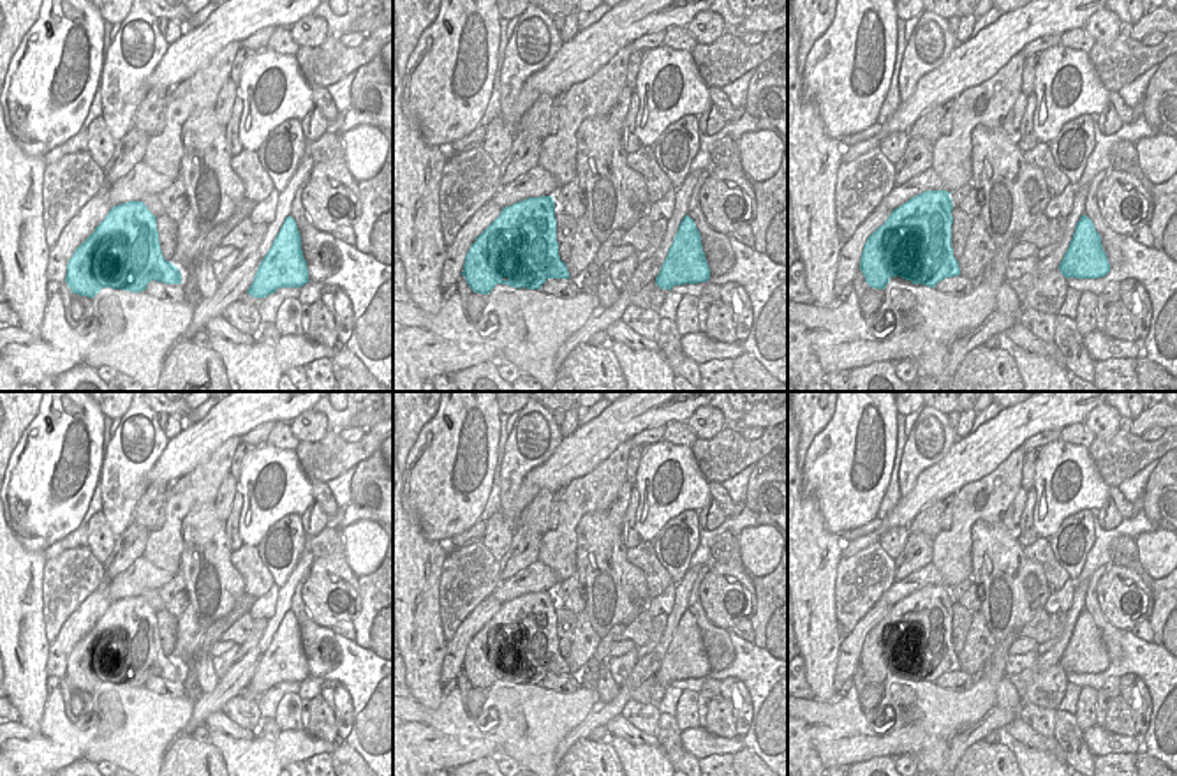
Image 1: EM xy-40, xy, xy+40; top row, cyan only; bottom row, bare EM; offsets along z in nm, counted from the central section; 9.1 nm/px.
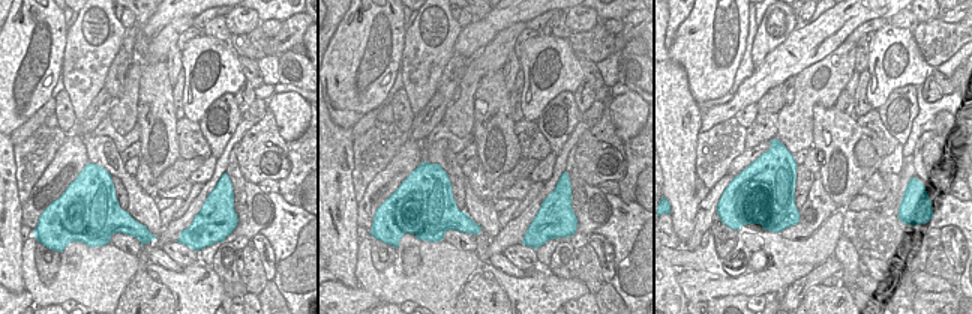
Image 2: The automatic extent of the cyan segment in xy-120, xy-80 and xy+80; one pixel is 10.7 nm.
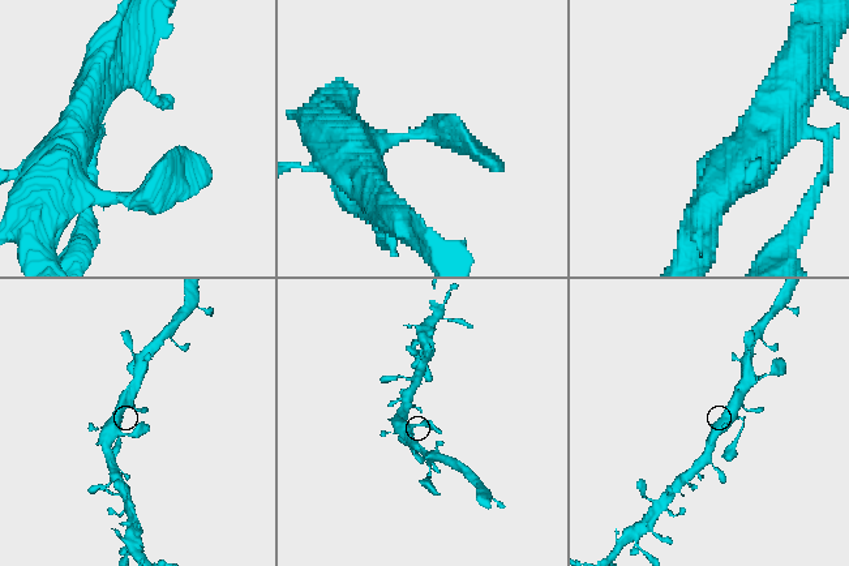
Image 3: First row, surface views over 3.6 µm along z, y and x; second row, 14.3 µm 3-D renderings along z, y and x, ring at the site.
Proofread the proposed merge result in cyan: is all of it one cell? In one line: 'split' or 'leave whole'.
leave whole

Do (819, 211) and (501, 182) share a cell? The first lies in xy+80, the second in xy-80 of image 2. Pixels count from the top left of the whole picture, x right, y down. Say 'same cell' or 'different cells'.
different cells

